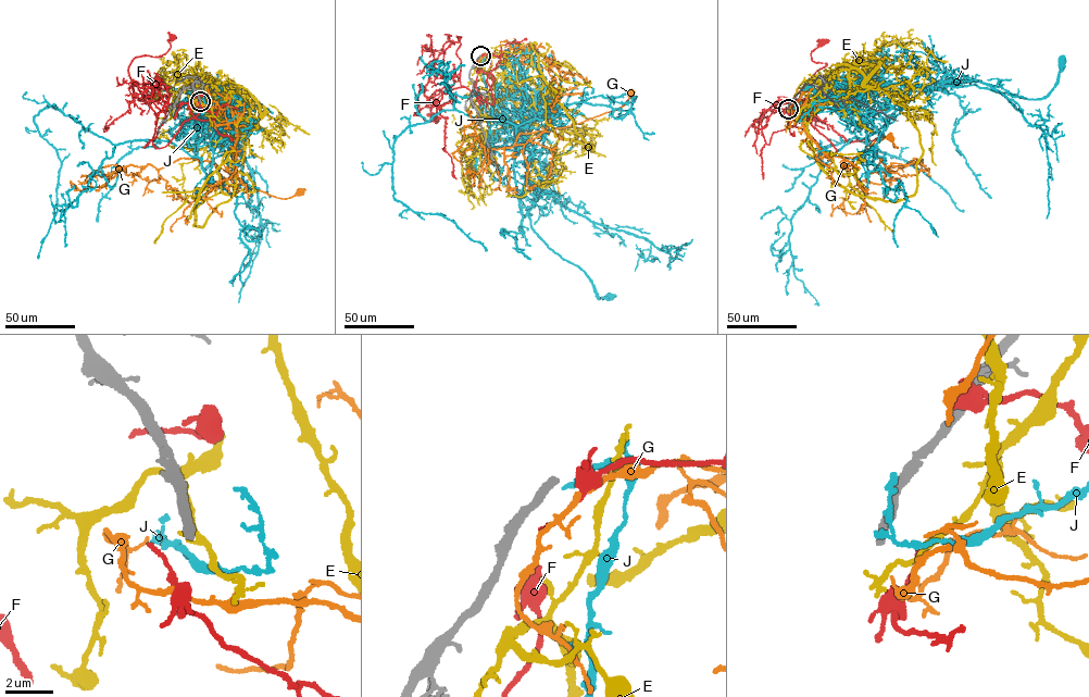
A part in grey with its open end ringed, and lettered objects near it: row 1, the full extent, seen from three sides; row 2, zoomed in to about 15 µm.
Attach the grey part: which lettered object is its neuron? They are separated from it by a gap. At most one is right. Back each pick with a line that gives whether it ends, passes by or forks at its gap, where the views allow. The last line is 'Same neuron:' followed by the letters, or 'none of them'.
Same neuron: none of them

